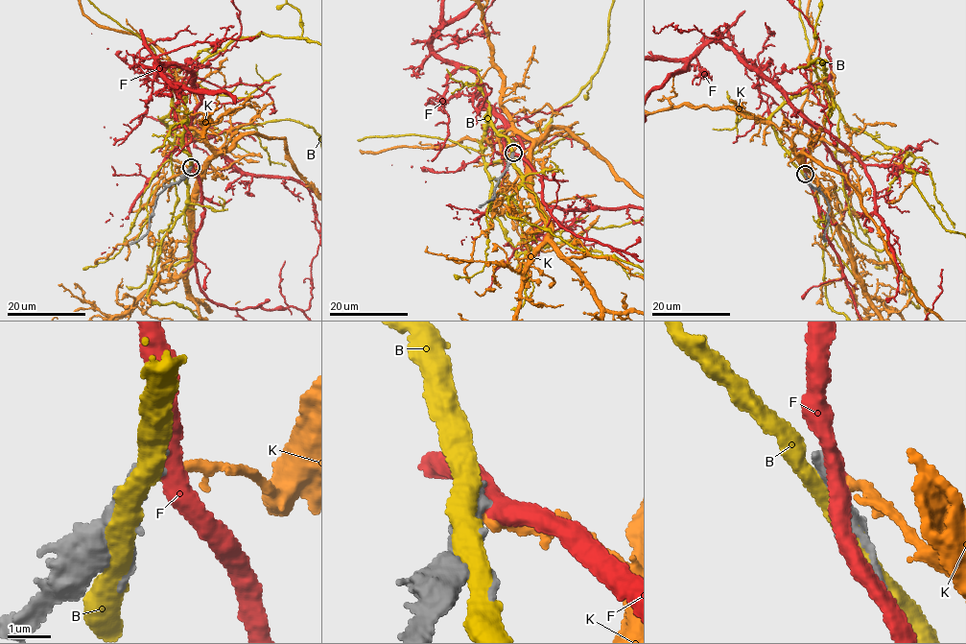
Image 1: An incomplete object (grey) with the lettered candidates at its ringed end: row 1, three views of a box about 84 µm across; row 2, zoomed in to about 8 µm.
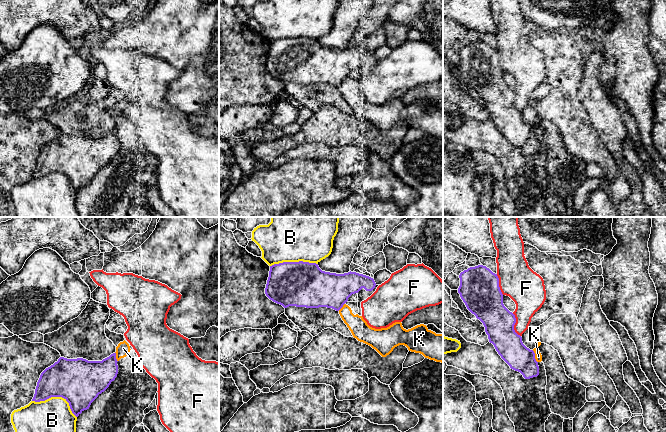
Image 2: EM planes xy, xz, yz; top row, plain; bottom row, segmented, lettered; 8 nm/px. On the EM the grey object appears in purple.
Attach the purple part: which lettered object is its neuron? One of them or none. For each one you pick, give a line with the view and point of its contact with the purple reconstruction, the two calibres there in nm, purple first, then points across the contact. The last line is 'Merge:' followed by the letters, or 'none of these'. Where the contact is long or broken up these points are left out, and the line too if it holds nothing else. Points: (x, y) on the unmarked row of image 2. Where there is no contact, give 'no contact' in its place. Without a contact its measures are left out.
Merge: none of these

